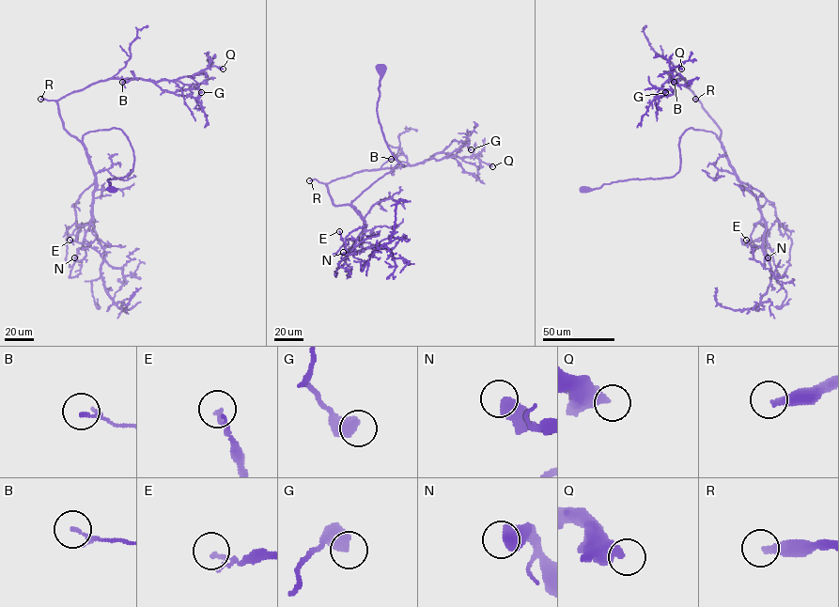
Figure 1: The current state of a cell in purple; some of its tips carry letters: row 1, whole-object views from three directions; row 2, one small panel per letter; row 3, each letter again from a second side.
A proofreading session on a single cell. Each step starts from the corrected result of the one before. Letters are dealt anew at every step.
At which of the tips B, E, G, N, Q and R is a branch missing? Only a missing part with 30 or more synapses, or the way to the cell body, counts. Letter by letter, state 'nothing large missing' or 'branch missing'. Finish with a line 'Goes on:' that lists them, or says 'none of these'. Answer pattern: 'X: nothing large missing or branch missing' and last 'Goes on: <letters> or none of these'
B: nothing large missing
E: nothing large missing
G: nothing large missing
N: branch missing
Q: nothing large missing
R: branch missing
Goes on: N, R

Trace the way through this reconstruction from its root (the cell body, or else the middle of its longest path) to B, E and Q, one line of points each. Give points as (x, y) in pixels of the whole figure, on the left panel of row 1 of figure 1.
B: (112, 190), (107, 180), (133, 167), (128, 137), (113, 128), (78, 141), (57, 101), (122, 82)
E: (112, 190), (108, 179), (132, 170), (133, 149), (118, 128), (89, 132), (91, 218), (69, 240)
Q: (112, 190), (107, 180), (133, 167), (128, 137), (113, 128), (78, 141), (57, 101), (109, 79), (223, 69)

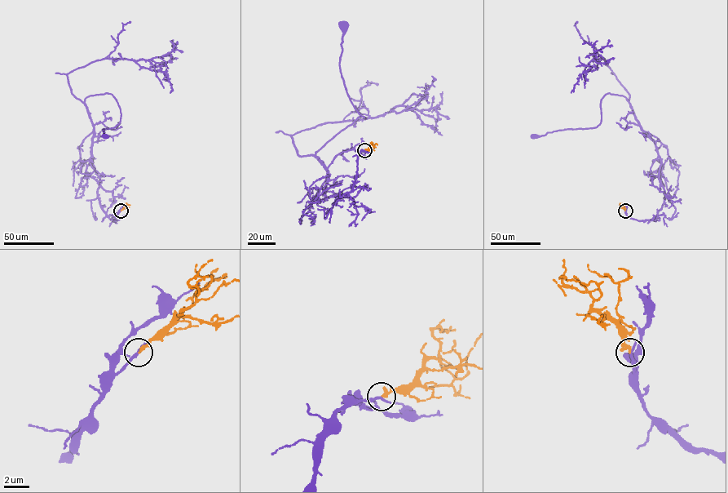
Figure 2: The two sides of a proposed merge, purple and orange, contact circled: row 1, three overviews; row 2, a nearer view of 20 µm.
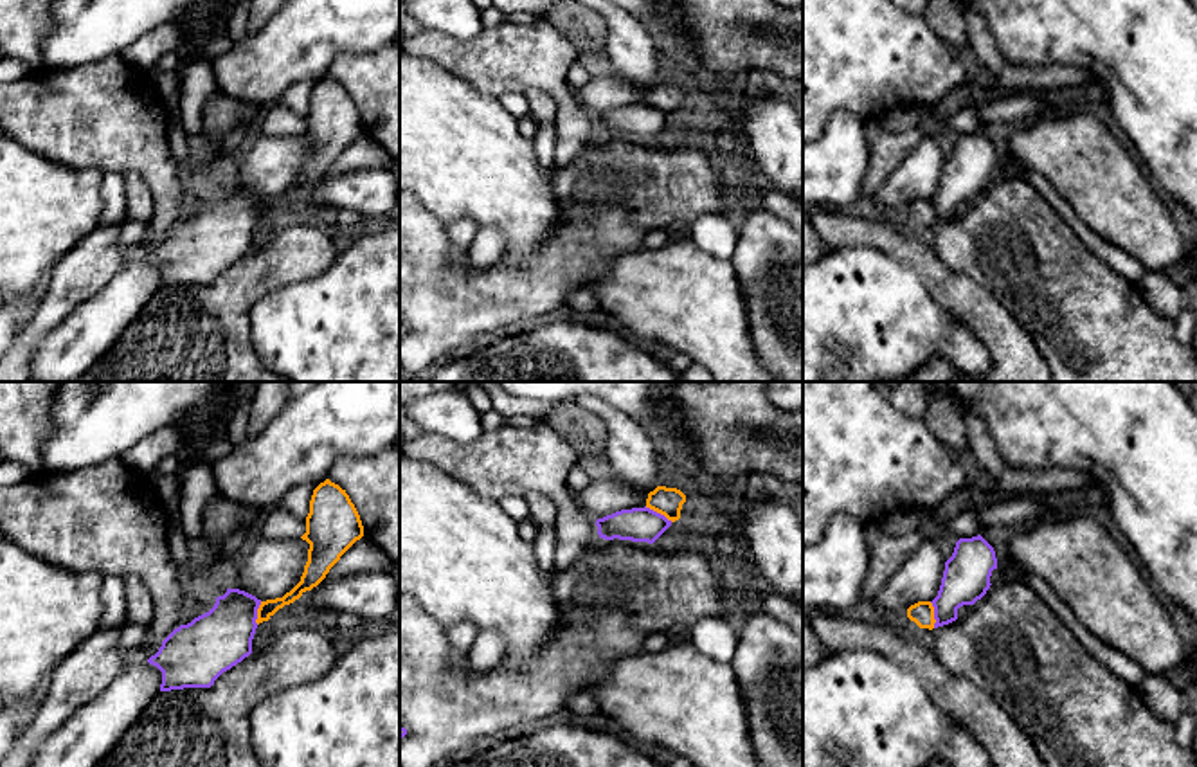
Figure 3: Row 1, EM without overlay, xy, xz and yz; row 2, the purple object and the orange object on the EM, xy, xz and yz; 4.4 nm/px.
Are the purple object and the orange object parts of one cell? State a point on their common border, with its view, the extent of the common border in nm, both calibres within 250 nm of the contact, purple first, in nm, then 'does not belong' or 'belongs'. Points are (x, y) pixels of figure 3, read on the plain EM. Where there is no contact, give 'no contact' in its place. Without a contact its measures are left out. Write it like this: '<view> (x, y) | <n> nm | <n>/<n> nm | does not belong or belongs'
xz (659, 110) | 140 nm | 160/130 nm | does not belong

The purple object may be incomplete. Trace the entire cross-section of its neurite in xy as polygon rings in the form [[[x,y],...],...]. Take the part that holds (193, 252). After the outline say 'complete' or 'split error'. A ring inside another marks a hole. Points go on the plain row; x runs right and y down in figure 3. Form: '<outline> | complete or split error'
[[[227,185],[214,203],[175,225],[149,261],[162,268],[160,288],[211,284],[214,277],[252,250],[261,196]]] | complete

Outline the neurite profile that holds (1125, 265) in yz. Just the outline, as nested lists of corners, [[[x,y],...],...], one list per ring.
[[[1022,167],[1019,175],[1024,182],[1028,182],[1033,189],[1037,189],[1049,205],[1071,225],[1076,236],[1084,241],[1084,245],[1091,250],[1091,254],[1114,270],[1118,275],[1127,279],[1132,284],[1138,284],[1145,274],[1143,265],[1125,252],[1123,248],[1105,241],[1096,232],[1093,232],[1075,212],[1075,209],[1062,200],[1053,185],[1040,173]]]

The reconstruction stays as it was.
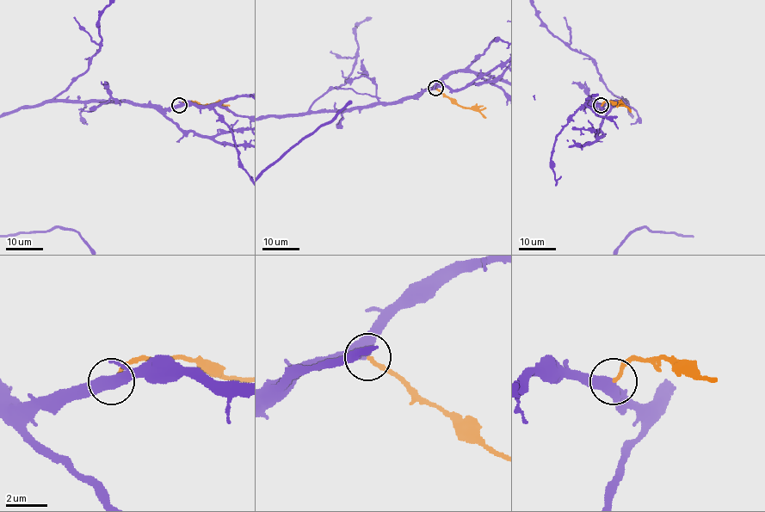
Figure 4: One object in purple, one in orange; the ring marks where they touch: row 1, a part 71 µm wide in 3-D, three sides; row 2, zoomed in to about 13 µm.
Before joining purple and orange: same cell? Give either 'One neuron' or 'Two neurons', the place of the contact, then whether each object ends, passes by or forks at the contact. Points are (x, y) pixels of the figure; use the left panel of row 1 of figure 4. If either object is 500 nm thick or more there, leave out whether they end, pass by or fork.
One neuron. Place: (179, 105). At the ring purple passes by. At the ring orange ends

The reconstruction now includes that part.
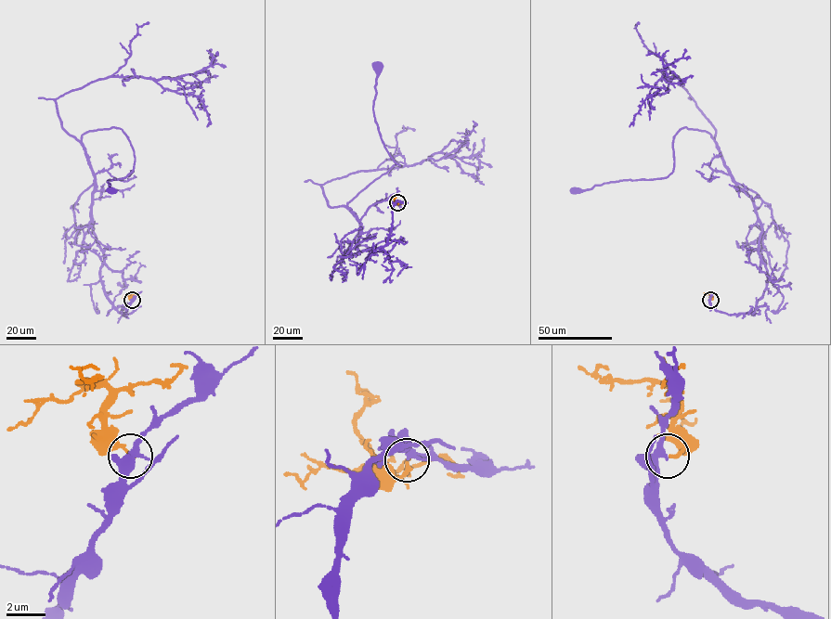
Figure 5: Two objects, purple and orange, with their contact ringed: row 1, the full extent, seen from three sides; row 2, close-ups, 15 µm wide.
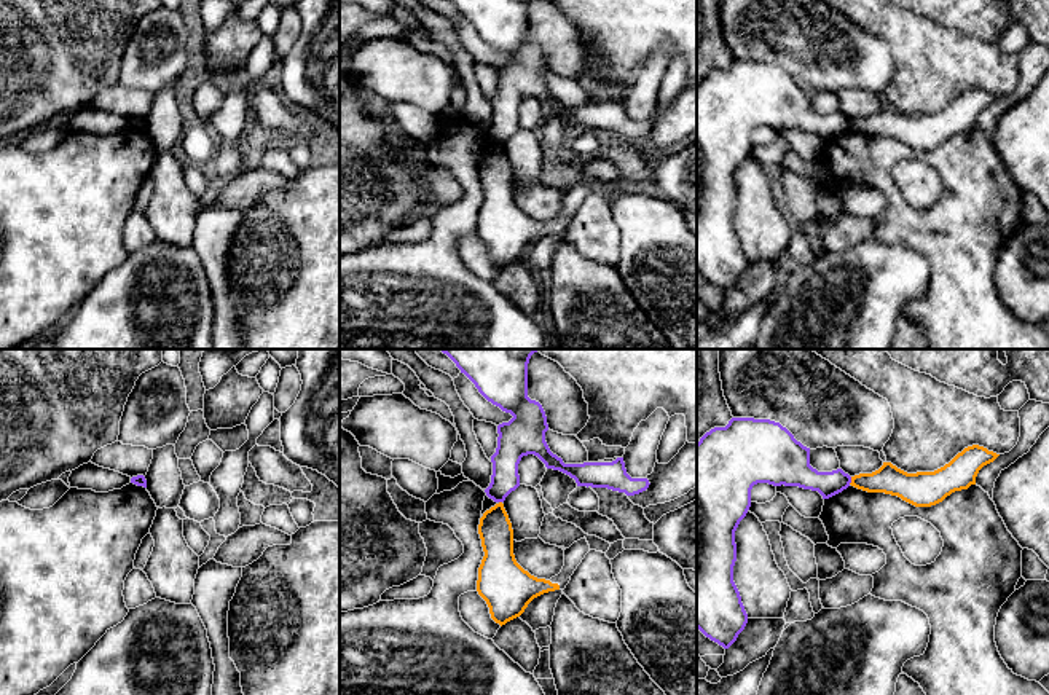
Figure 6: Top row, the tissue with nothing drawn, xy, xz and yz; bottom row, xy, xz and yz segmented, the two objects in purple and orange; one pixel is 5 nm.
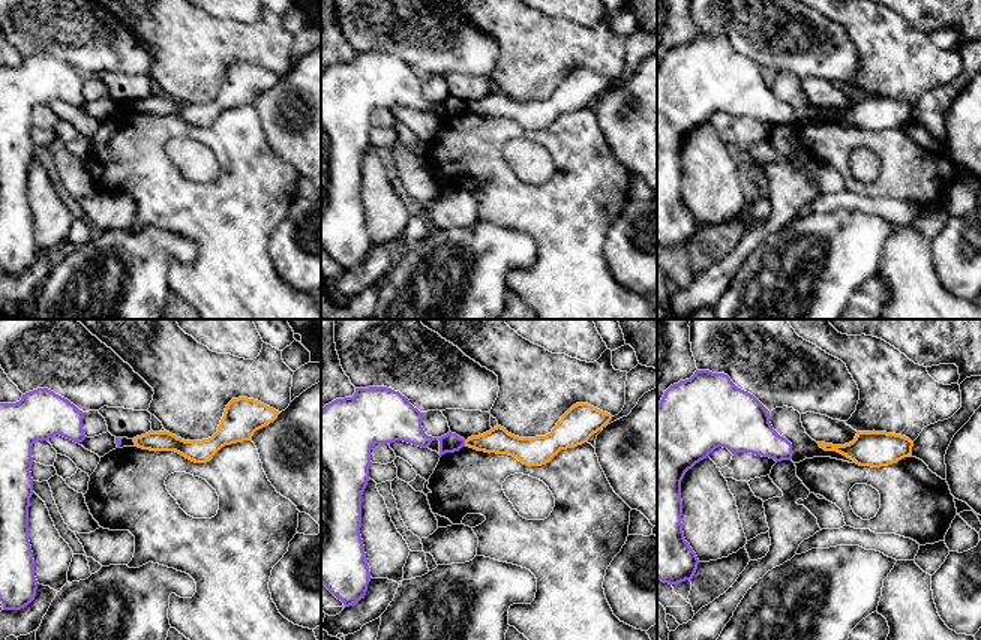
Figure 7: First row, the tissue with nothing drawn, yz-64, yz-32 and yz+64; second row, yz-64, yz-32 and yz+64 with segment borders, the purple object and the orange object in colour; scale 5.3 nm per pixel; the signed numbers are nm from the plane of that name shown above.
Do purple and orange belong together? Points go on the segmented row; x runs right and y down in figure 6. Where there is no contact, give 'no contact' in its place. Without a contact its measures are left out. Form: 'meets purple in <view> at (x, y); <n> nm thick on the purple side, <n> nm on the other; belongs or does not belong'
meets purple in yz at (850, 480); 130 nm thick on the purple side, 150 nm on the other; does not belong

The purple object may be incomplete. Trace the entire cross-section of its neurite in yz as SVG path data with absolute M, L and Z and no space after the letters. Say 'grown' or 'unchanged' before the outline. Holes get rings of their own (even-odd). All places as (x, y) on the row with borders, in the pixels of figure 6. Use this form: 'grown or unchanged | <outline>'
unchanged | M732 418L725 427L714 427L697 443L697 628L711 641L729 649L745 630L748 614L740 591L733 582L737 561L735 531L751 507L751 489L757 483L773 486L799 486L818 491L829 499L851 483L851 477L842 469L818 472L810 465L810 448L803 446L780 422L754 418Z

